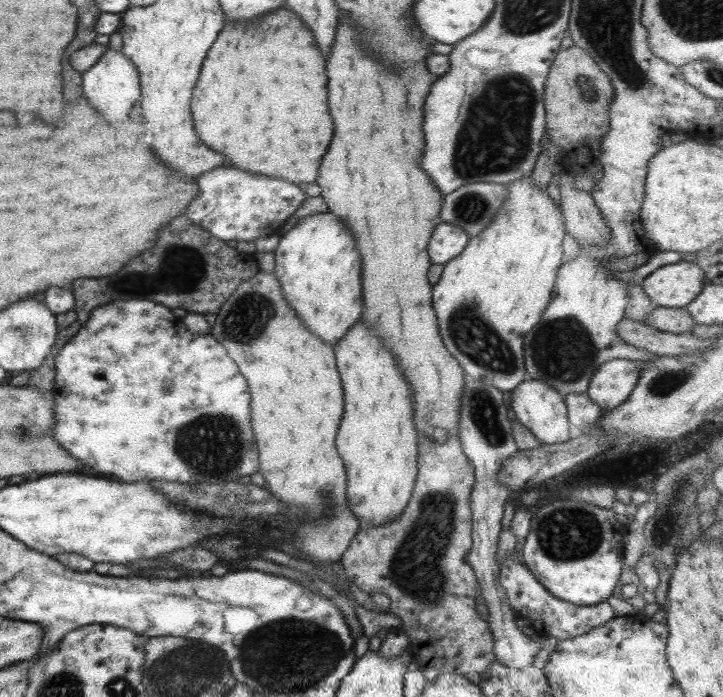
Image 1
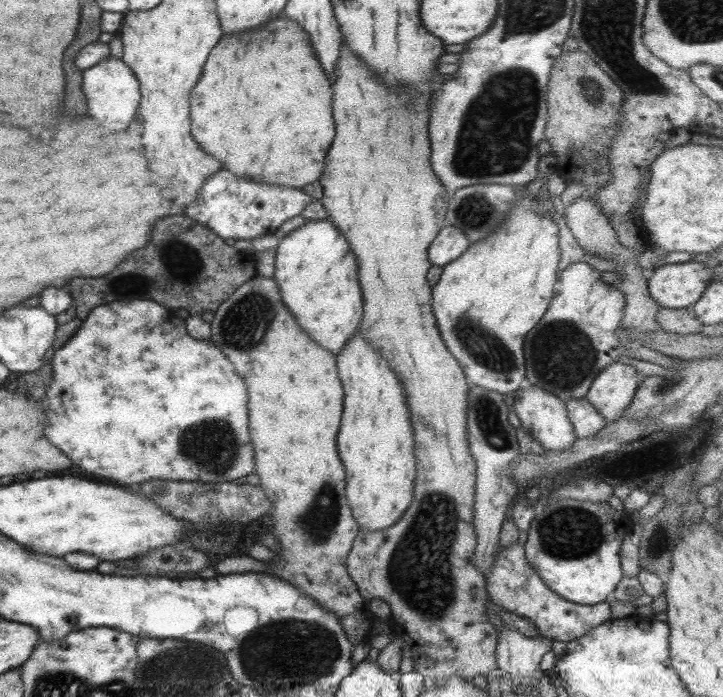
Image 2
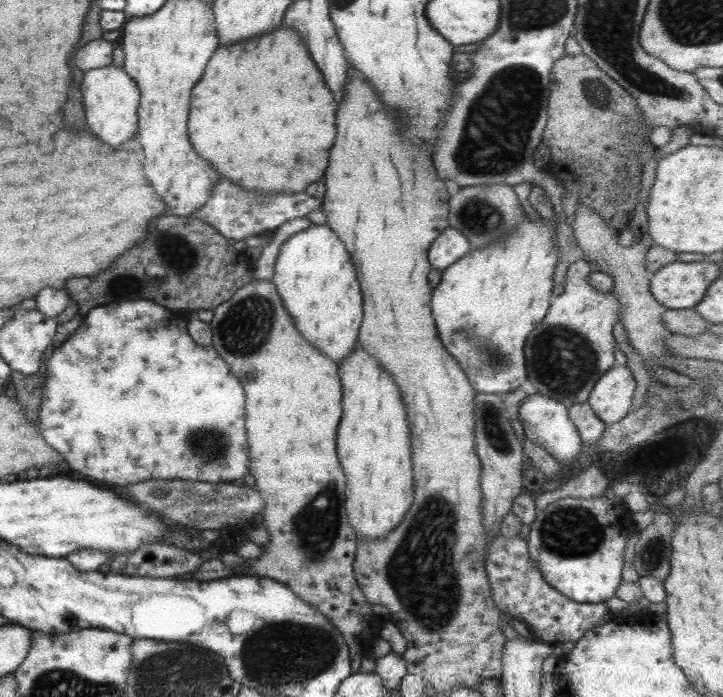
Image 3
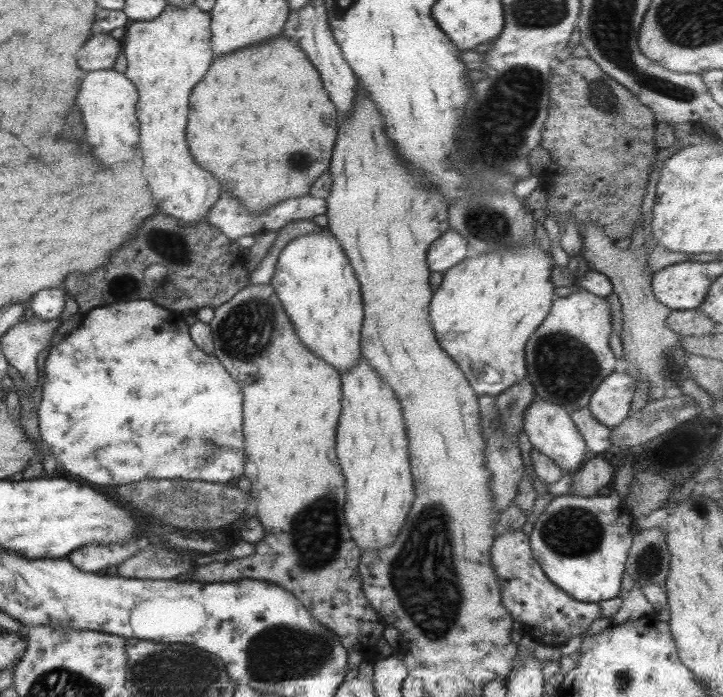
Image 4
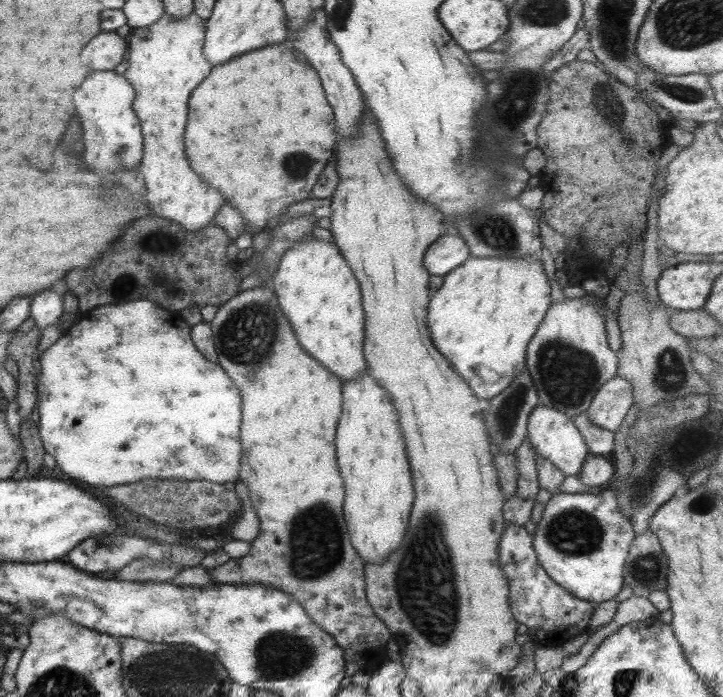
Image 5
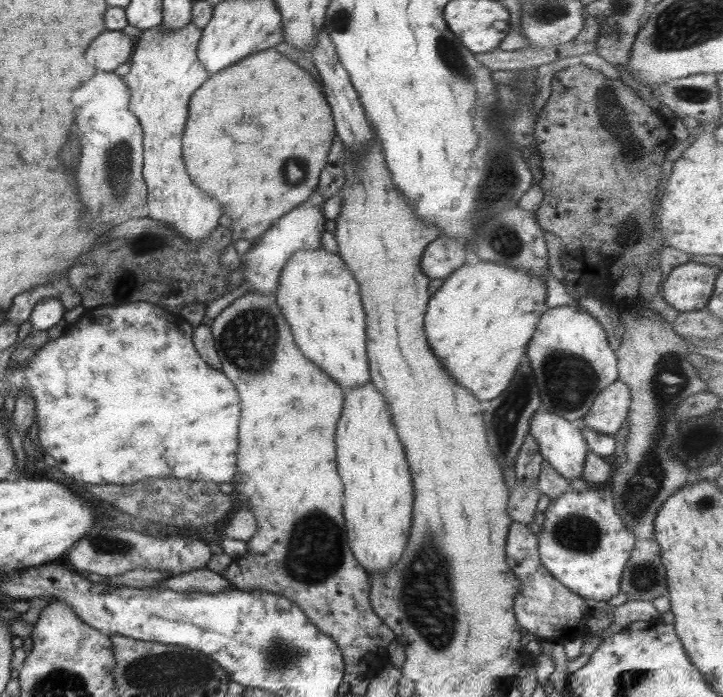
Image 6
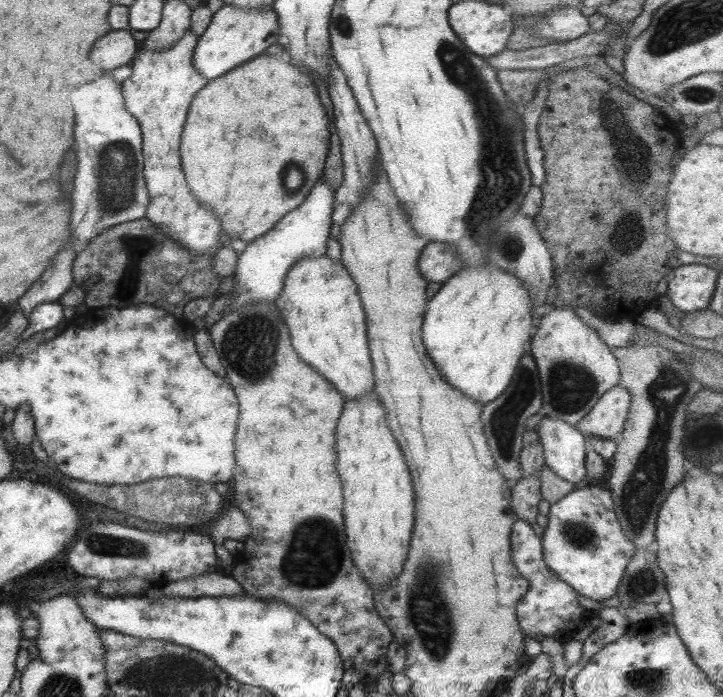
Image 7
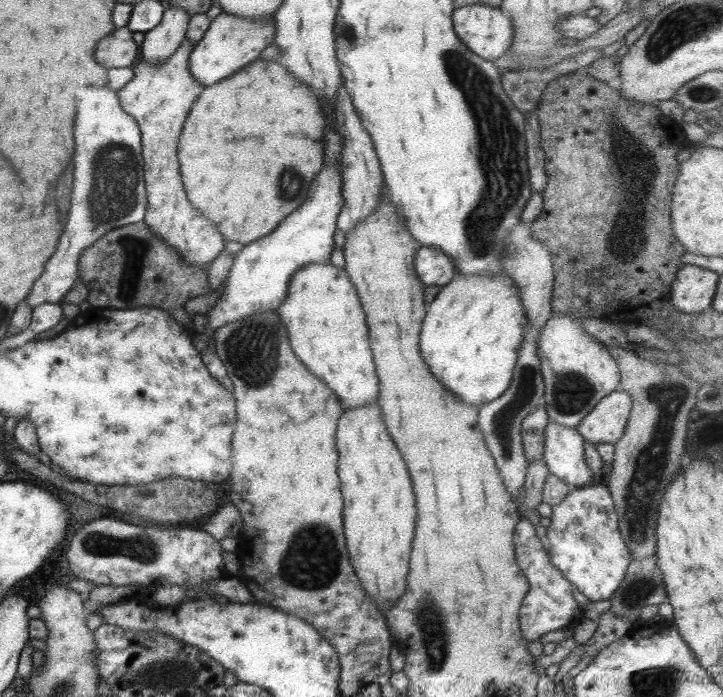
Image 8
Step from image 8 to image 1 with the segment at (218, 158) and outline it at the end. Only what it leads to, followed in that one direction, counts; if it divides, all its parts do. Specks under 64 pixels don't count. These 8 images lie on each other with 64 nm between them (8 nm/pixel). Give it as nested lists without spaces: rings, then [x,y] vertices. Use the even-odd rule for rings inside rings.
[[[281,6],[247,22],[229,21],[229,24],[225,24],[223,30],[218,32],[219,36],[207,50],[199,72],[199,80],[191,96],[193,128],[211,150],[223,154],[231,166],[241,168],[242,171],[283,179],[294,185],[313,182],[317,178],[318,166],[331,140],[331,118],[327,114],[327,76],[323,72],[323,56],[315,46],[311,30],[307,30],[307,26],[303,26],[303,22],[299,20],[300,18],[295,18],[295,14],[291,14],[287,7]]]

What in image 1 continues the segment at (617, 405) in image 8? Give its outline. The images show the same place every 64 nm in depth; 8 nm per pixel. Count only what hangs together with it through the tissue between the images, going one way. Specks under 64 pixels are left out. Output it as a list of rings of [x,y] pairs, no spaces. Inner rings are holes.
[[[611,359],[595,370],[585,394],[605,412],[621,404],[638,380],[638,367],[627,359]]]

